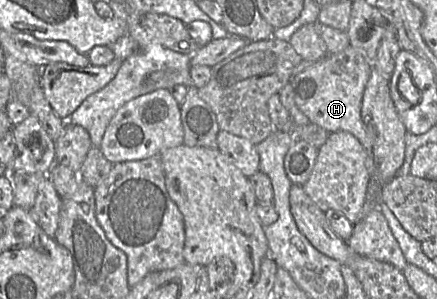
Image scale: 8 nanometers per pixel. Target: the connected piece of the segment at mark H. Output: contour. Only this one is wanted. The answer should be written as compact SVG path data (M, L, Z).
M349 45L336 54L328 54L314 66L291 75L289 84L299 110L329 133L345 131L354 135L367 151L371 151L377 138L375 128L361 116L363 94L369 80L373 62L365 54Z

